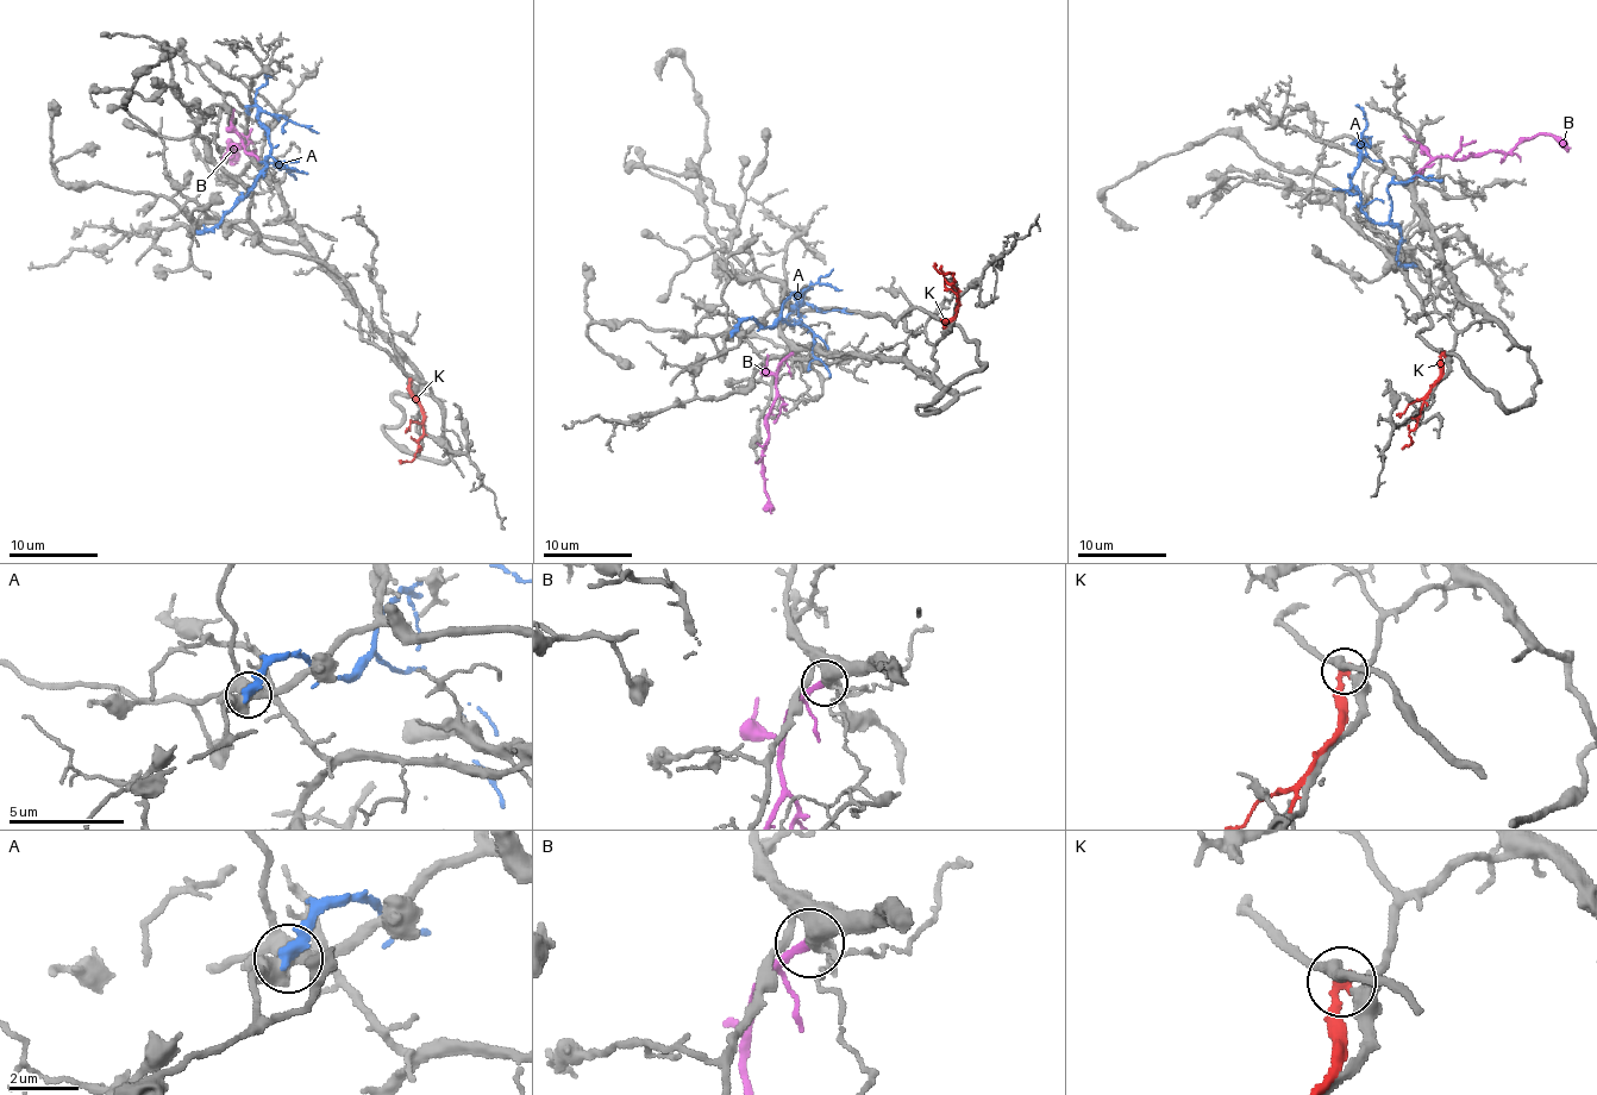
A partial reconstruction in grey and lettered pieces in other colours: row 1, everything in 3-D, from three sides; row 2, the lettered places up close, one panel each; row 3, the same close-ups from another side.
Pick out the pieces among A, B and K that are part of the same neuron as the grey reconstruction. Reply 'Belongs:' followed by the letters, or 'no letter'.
Belongs: B

